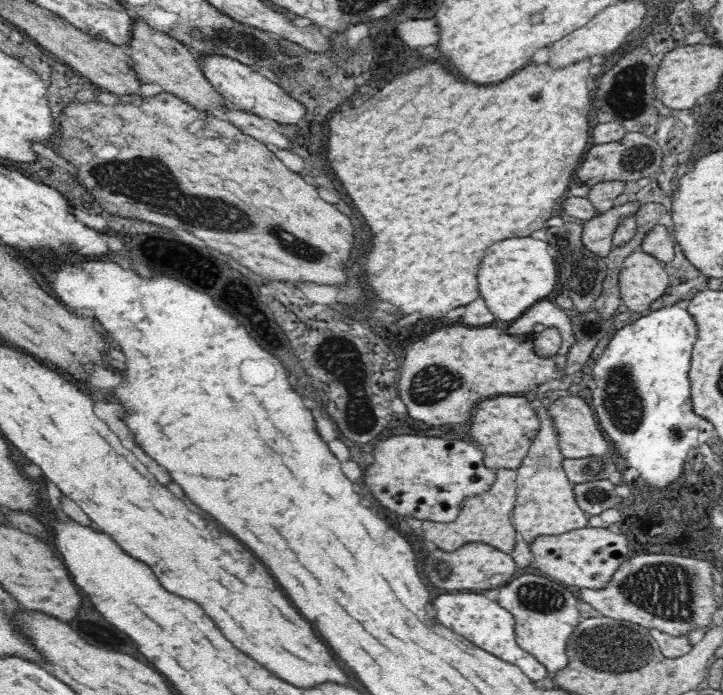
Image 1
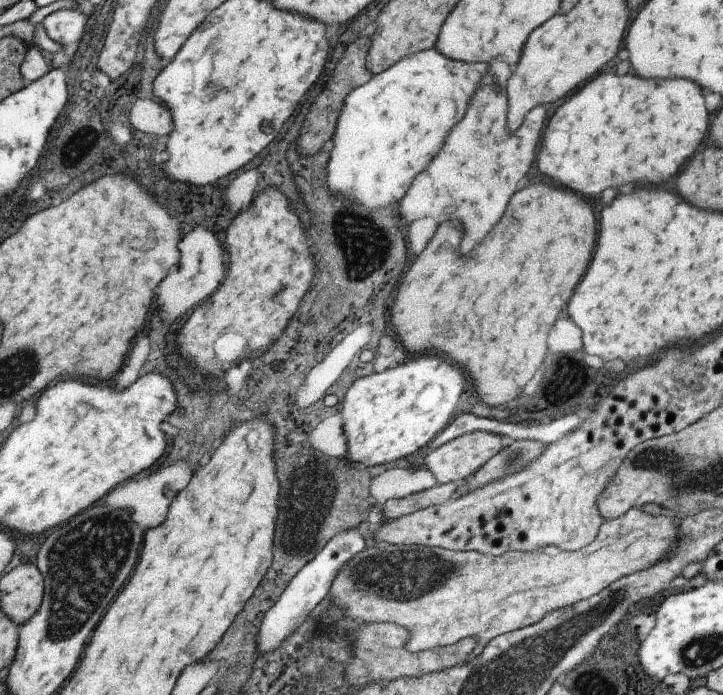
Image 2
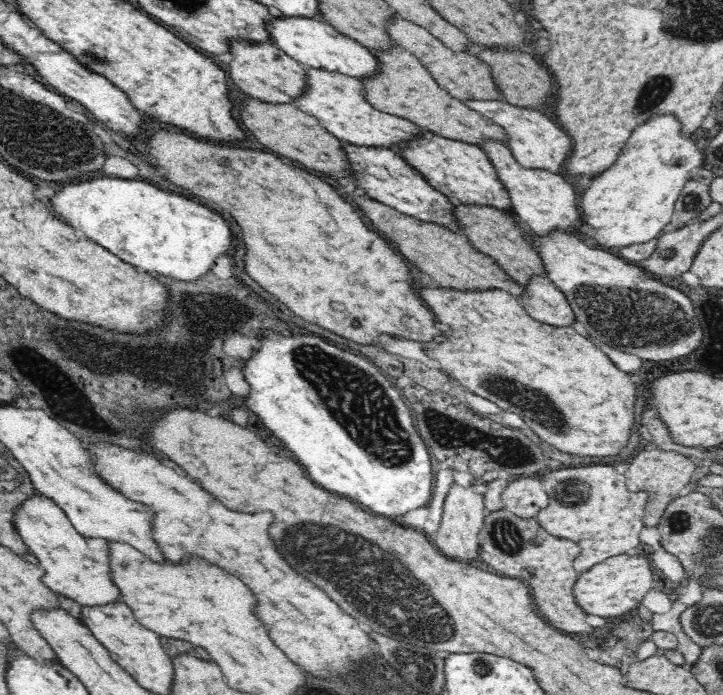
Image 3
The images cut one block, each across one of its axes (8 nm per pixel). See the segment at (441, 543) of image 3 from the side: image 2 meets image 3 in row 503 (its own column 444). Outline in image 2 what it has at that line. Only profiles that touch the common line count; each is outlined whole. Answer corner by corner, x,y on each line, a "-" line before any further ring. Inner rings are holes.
483,431
465,433
428,451
423,458
422,466
435,478
437,485
457,483
469,478
477,468
481,468
501,448
503,448
503,444
501,444
501,438
497,434
489,434
489,432

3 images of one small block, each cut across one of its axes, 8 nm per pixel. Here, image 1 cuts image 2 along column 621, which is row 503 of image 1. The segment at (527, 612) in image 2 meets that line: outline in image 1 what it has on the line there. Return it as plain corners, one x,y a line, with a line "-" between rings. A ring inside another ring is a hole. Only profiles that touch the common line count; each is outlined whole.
547,409
542,410
537,417
541,427
522,461
522,466
516,470
516,502
510,514
515,532
530,547
540,536
558,536
589,526
588,515
577,505
572,492
573,483
568,480
562,468
564,458
560,454
557,436
547,415

